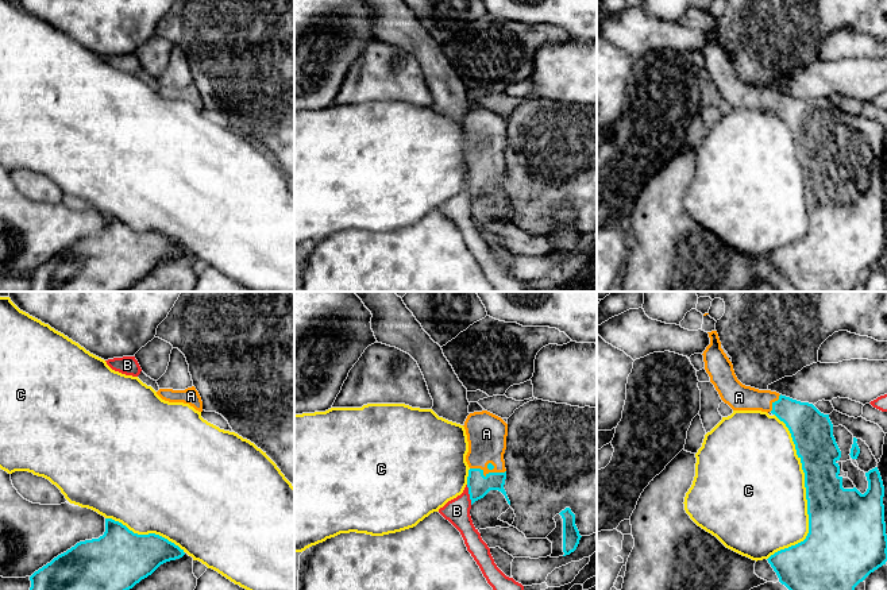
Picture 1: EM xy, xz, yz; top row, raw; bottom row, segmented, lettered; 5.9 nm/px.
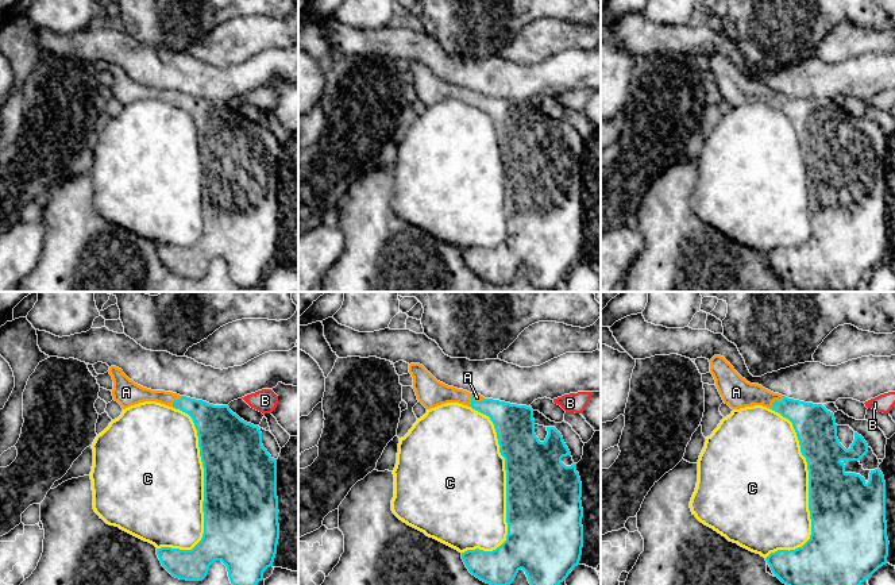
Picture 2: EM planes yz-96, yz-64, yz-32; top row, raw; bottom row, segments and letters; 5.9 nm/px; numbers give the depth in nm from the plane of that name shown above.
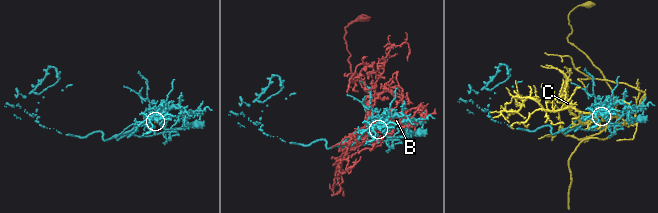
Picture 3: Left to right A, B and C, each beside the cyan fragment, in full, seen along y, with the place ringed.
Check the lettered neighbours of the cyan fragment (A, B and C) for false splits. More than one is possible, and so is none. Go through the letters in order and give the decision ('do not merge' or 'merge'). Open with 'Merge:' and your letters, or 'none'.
Merge: A
A: merge
B: do not merge
C: do not merge

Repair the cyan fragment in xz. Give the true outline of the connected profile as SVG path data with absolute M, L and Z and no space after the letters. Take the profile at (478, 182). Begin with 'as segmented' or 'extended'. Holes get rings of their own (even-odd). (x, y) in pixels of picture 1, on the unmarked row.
extended; M482 108L470 111L463 124L468 139L466 159L470 165L467 185L471 203L490 188L501 189L510 203L504 186L508 122L501 115Z

